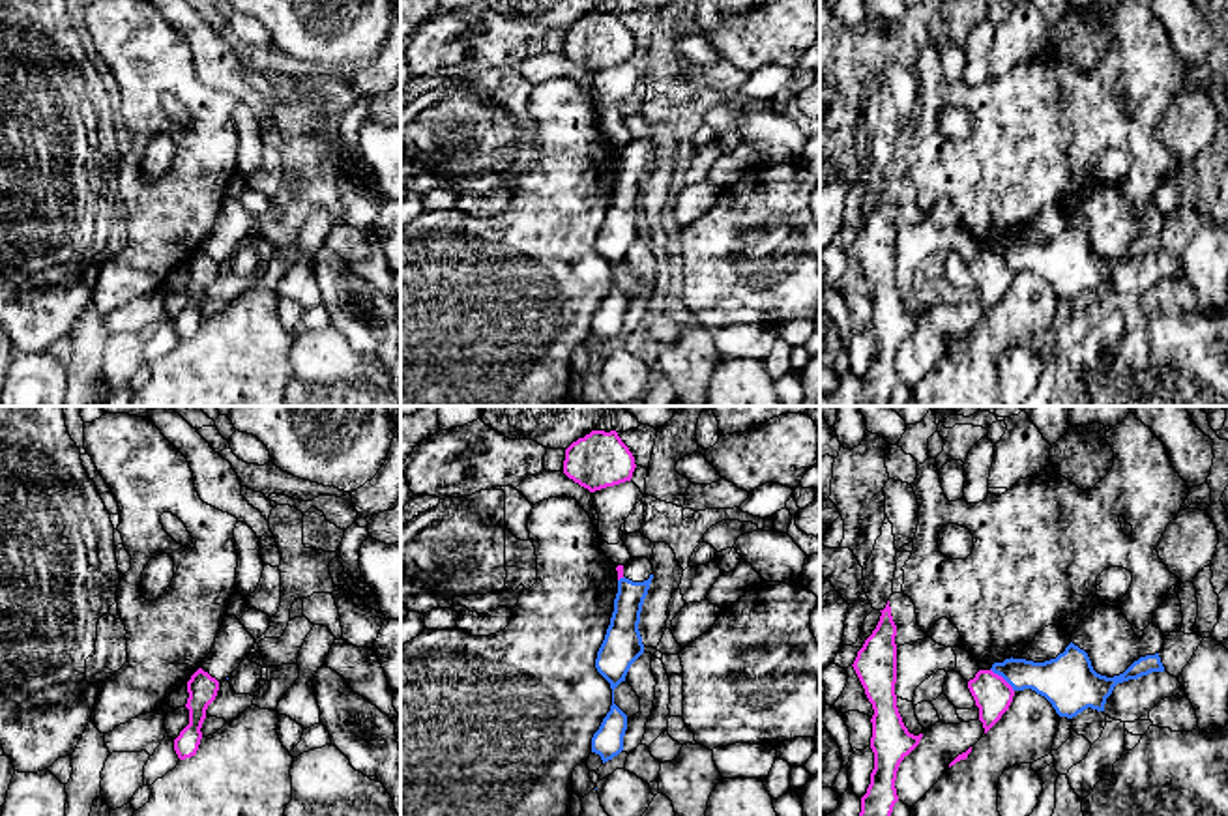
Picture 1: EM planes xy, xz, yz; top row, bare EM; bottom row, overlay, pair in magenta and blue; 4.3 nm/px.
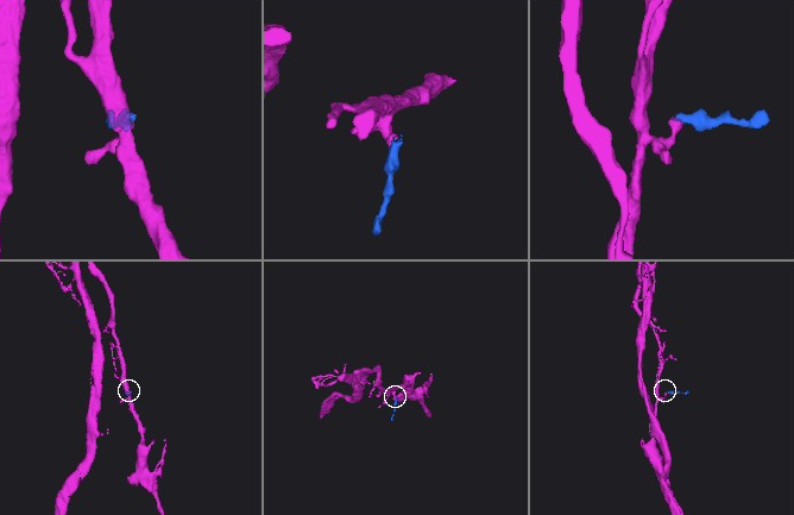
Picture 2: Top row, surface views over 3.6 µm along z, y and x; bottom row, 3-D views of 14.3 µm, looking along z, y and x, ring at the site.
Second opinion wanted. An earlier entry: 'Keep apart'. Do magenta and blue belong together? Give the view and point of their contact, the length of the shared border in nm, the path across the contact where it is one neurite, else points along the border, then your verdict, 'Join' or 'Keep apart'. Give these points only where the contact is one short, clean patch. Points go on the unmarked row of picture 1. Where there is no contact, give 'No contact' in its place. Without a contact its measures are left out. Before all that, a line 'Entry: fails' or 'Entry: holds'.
Entry: holds
Touches magenta at yz (1004, 261). Shared border 140 nm. Boundary: yz (991, 249), (1013, 272). Keep apart

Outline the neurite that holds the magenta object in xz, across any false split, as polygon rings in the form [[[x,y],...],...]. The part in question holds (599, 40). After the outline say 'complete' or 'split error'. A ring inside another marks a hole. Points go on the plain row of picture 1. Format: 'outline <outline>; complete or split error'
outline [[[592,11],[565,30],[563,54],[590,73],[631,62],[635,49],[616,11]]]; complete

